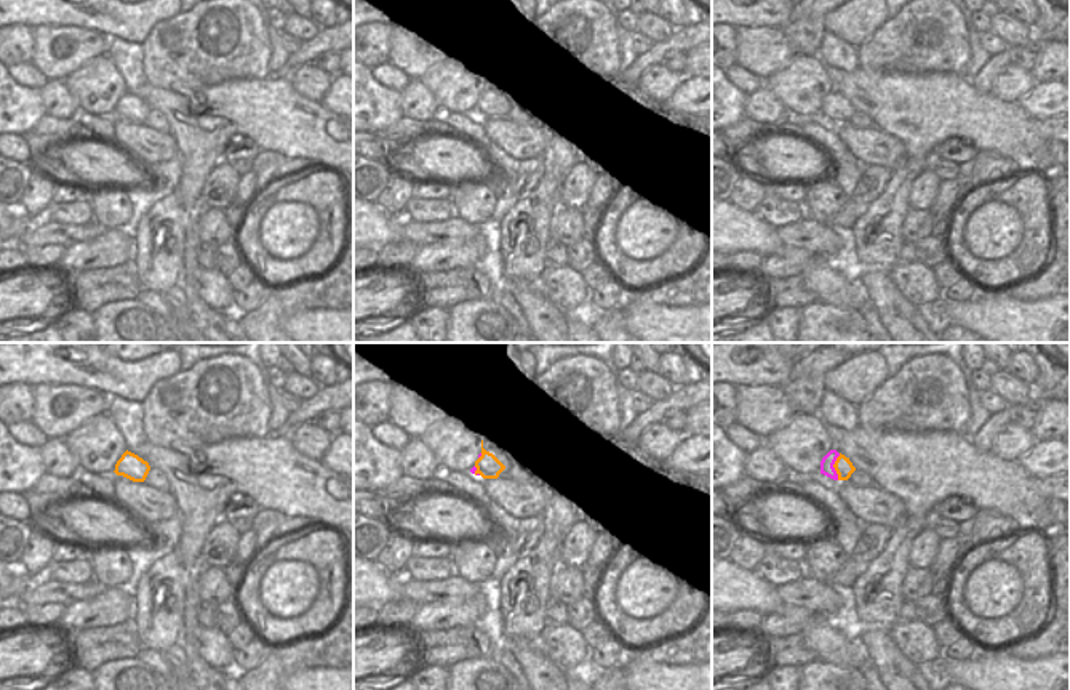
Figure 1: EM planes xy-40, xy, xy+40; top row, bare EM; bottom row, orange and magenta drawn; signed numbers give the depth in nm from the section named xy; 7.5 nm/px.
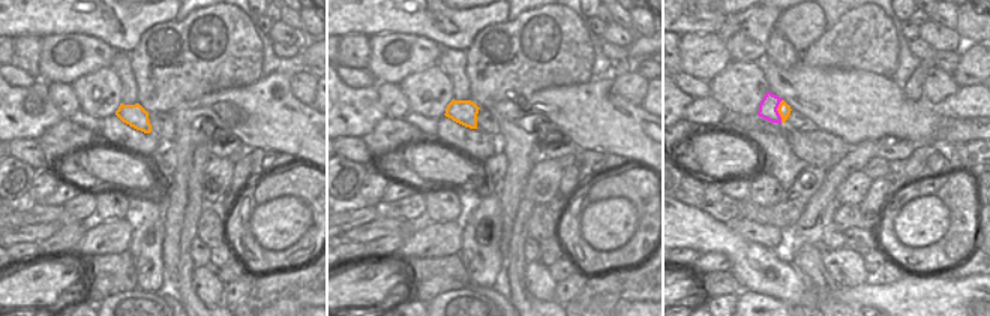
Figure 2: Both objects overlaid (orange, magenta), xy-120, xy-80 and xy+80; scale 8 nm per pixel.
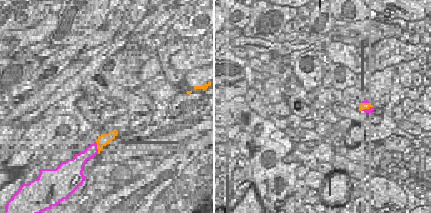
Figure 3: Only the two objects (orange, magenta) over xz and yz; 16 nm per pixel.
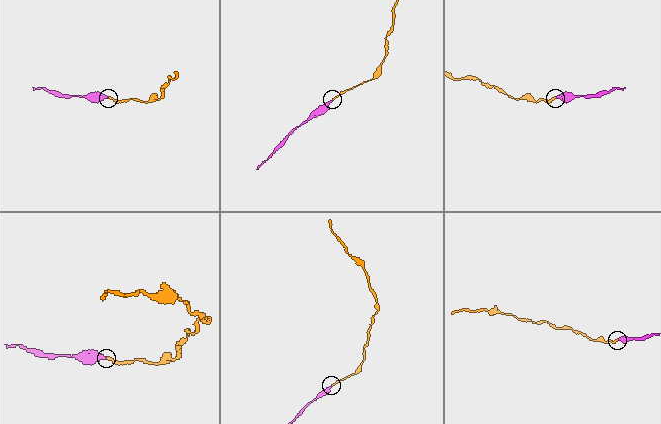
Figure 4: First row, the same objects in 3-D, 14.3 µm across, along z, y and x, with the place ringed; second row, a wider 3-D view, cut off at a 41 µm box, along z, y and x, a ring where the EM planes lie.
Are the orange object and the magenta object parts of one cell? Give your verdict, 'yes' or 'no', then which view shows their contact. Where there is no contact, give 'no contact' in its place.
yes | xy+40

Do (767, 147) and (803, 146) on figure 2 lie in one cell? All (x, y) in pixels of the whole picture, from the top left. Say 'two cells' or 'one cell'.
two cells

